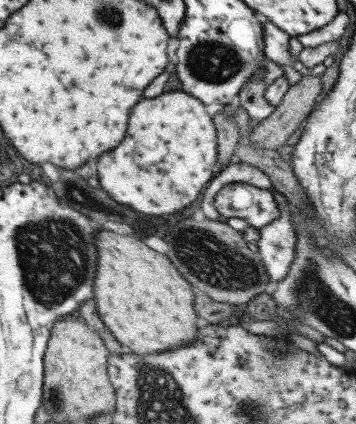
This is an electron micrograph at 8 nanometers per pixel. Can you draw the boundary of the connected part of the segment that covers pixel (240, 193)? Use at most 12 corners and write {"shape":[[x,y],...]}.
{"shape":[[242,182],[222,186],[220,215],[261,229],[280,216],[271,189]]}

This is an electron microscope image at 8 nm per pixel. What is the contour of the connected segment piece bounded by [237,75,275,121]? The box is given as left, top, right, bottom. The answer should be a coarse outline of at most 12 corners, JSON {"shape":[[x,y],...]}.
{"shape":[[264,75],[251,77],[237,101],[251,119],[270,118]]}

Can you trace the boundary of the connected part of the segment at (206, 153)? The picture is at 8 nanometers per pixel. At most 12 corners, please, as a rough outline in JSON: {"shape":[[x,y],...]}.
{"shape":[[184,92],[132,108],[102,190],[160,216],[214,174],[216,128]]}

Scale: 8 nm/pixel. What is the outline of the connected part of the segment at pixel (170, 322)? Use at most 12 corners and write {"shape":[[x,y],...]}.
{"shape":[[102,230],[94,300],[133,354],[192,344],[196,290]]}

